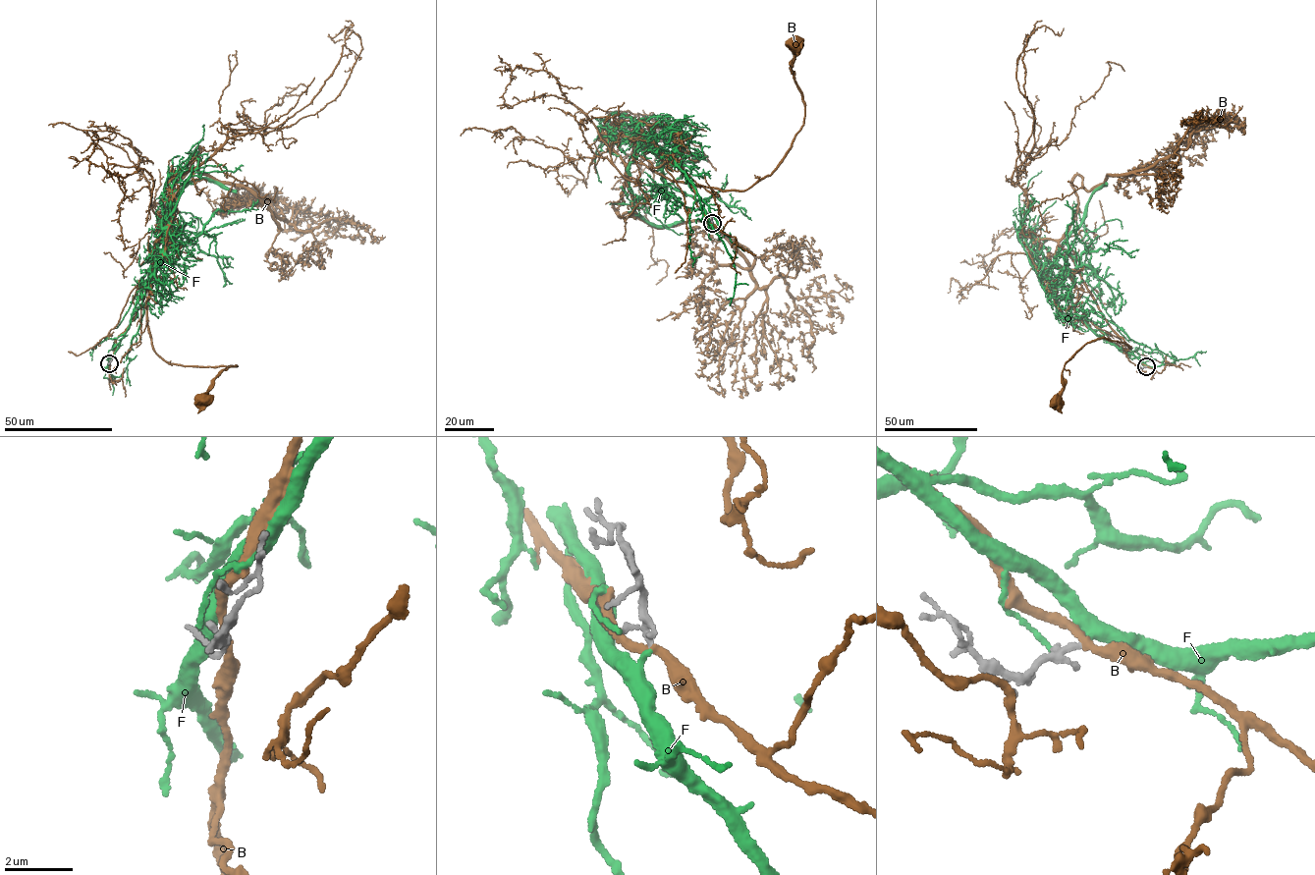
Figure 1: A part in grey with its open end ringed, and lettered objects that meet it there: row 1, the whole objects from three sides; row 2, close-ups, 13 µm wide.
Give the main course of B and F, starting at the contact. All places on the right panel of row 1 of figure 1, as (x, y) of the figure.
B: (1146, 366), (1086, 316), (1055, 262), (1058, 246), (1131, 347), (1084, 346), (1057, 402)
F: (1146, 366), (1090, 329), (1075, 310), (1059, 267), (1041, 261), (1022, 236), (1022, 208), (1028, 181), (1041, 171)

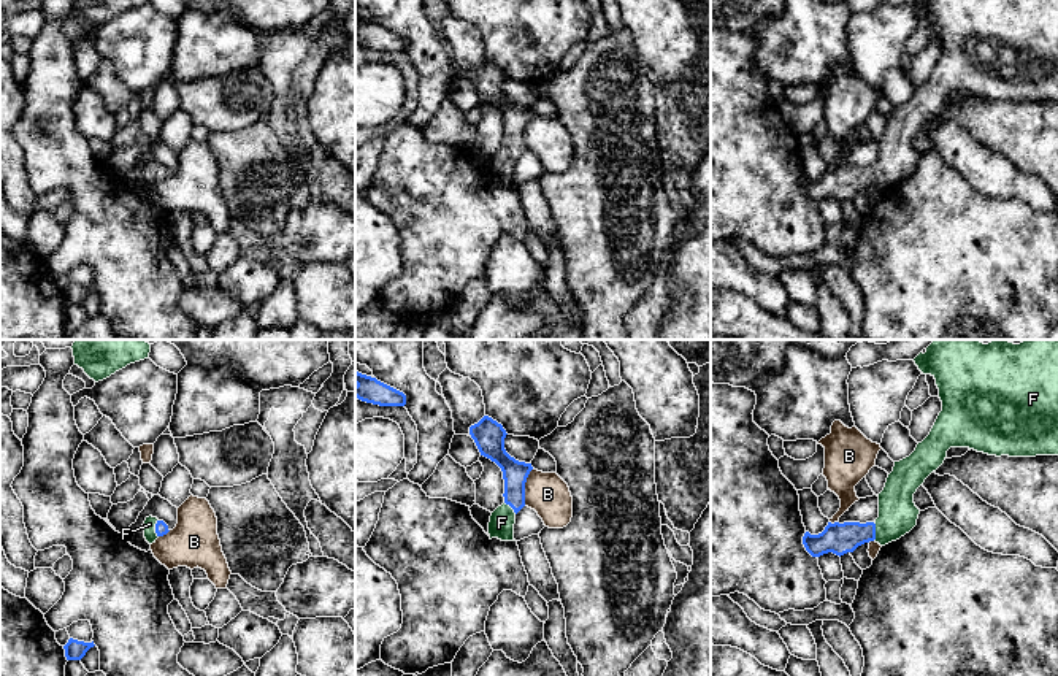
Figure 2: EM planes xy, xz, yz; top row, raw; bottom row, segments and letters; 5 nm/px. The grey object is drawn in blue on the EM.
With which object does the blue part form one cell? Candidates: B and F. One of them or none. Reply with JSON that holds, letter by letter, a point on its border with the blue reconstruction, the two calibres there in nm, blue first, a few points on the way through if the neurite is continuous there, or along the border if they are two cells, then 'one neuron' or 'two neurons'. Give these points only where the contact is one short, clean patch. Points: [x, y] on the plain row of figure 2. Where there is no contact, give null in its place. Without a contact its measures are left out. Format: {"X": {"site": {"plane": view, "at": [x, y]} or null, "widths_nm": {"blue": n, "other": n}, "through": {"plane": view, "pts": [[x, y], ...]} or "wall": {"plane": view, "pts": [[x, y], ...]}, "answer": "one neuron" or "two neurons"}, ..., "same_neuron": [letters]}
{"B": {"site": {"plane": "xz", "at": [524, 132]}, "widths_nm": {"blue": 130, "other": 220}, "wall": {"plane": "xz", "pts": [[533, 113], [525, 127], [524, 149]]}, "answer": "two neurons"}, "F": {"site": {"plane": "yz", "at": [874, 176]}, "widths_nm": {"blue": 160, "other": 200}, "through": {"plane": "yz", "pts": [[839, 183], [874, 176], [898, 159]]}, "answer": "one neuron"}, "same_neuron": ["F"]}

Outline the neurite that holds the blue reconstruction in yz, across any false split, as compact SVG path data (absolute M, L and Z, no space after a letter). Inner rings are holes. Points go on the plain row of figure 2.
M917 0L914 6L923 19L936 24L942 56L915 95L895 106L877 140L879 162L866 168L828 167L818 179L806 176L803 189L812 202L828 197L841 202L864 187L885 190L909 178L920 159L914 138L944 108L950 92L996 102L1058 100L1058 0Z

